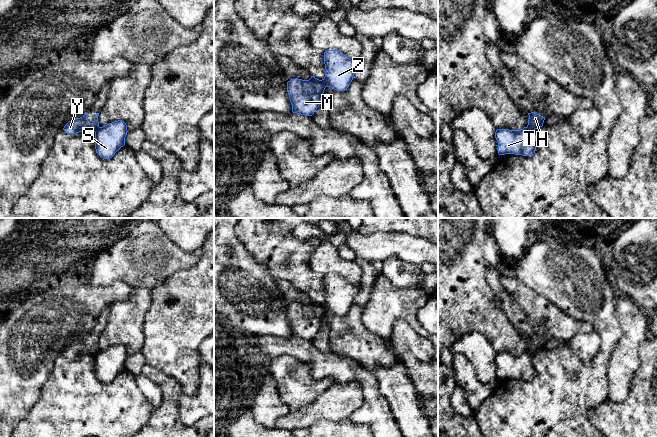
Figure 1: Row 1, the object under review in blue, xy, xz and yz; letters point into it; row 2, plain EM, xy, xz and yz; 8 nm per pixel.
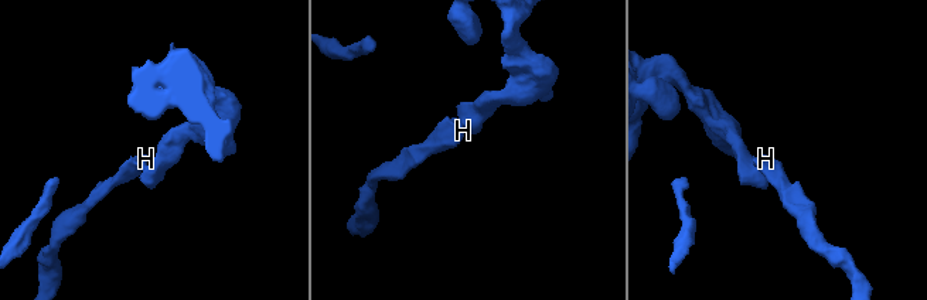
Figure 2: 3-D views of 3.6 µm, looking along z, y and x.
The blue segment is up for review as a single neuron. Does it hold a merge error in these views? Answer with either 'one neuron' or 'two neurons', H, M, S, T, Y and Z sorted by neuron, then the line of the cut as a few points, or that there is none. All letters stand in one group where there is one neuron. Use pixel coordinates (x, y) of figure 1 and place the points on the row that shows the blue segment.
two neurons; groups H M Y / S T Z; cut xz (320, 80), (325, 87)

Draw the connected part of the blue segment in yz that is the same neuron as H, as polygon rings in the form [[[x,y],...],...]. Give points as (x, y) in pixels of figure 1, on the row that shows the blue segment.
[[[531,112],[528,113],[529,115],[529,119],[528,119],[528,125],[527,128],[533,132],[535,129],[542,127],[545,117],[541,116],[540,114],[538,114],[537,112]]]

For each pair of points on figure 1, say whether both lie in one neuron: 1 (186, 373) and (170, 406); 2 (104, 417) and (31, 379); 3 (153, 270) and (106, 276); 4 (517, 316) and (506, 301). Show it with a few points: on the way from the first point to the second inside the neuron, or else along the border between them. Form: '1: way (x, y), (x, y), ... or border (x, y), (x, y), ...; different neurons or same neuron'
1: border (161, 371), (171, 375), (178, 382), (182, 392); different neurons
2: border (54, 364), (33, 406); different neurons
3: way (141, 270), (118, 270); same neuron
4: way (514, 312), (510, 305); same neuron

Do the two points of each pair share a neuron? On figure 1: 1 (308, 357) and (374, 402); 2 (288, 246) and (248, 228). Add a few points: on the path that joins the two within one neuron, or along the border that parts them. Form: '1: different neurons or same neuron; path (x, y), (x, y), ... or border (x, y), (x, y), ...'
1: same neuron; path (327, 365), (351, 370), (365, 383)
2: same neuron; path (277, 245), (261, 237), (256, 237)

